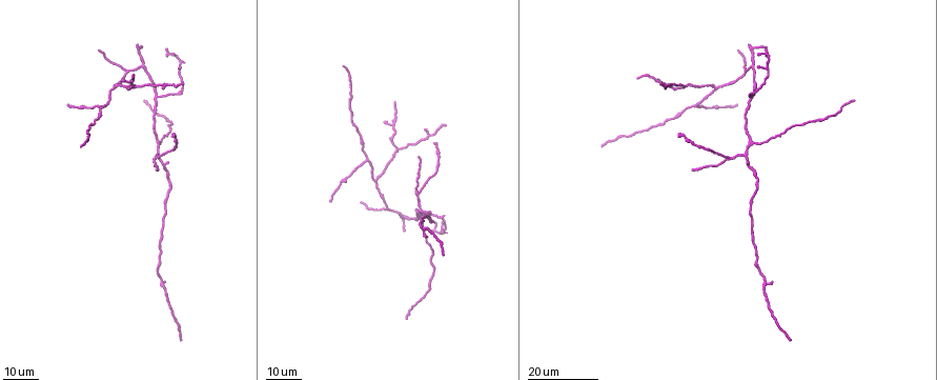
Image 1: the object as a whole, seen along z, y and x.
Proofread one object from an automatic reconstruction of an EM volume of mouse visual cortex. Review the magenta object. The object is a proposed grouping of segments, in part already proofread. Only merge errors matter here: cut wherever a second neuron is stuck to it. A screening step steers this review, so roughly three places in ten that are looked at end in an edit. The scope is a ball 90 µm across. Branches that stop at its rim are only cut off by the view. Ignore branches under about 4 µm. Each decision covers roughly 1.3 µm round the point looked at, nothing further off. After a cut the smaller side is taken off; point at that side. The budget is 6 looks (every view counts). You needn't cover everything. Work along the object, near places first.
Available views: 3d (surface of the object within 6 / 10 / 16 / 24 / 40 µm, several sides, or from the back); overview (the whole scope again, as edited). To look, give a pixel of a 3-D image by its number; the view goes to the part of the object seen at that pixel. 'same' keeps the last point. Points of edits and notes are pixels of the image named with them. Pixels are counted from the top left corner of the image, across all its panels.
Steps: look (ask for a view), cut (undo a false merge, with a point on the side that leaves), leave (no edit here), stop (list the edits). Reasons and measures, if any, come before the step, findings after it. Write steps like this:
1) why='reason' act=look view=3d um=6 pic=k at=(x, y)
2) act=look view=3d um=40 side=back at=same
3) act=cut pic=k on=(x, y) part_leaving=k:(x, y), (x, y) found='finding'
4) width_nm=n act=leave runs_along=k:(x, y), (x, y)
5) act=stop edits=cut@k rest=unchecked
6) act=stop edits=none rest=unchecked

why='arms part here' act=look view=3d um=16 pic=1 at=(718, 88)

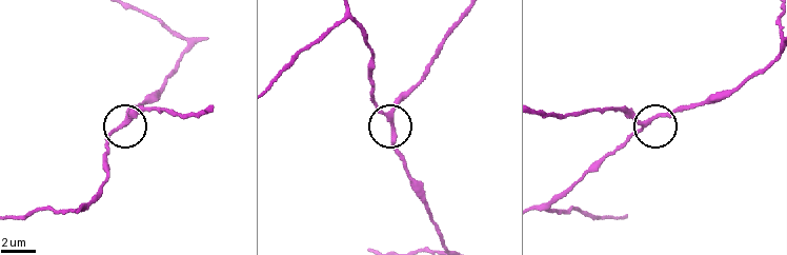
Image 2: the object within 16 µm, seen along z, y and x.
act=look view=3d um=10 pic=2 at=(644, 123)

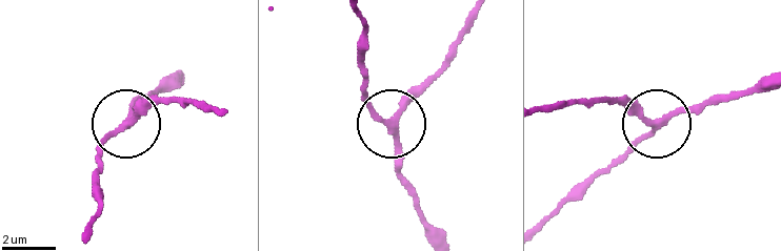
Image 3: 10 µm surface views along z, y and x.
side_arm_um=29 act=leave runs_along=3:(766, 79), (746, 95), (685, 106), (658, 124), (613, 100) found='continuous, no second neuron'

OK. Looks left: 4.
why='arms part here' act=look view=3d um=16 pic=1 at=(745, 70)

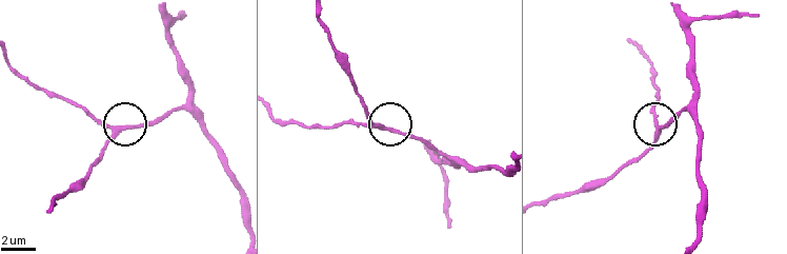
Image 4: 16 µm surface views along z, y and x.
act=look view=3d um=10 pic=4 at=(115, 135)

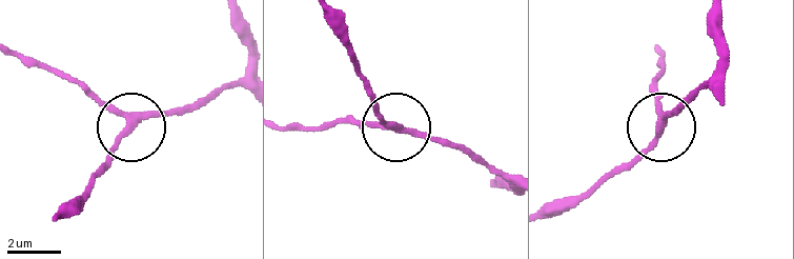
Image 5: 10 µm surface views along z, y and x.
side_arm_um=11 arms=3 act=leave found='one neuron here'

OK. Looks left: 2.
why='three-way junction' act=look view=3d um=24 pic=1 at=(158, 97)

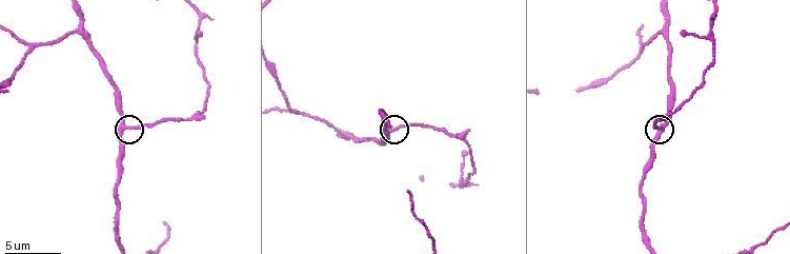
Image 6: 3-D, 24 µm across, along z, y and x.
act=look view=3d um=10 pic=6 at=(128, 128)

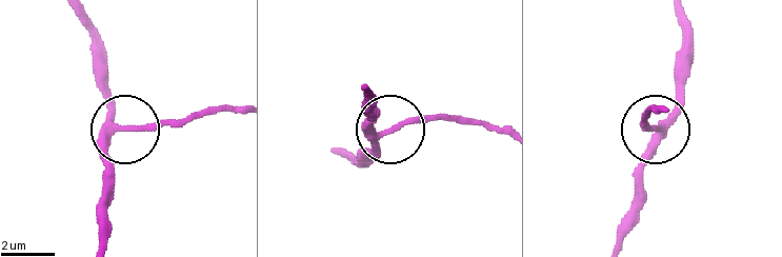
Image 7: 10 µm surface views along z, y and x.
arms=3 act=leave runs_along=7:(101, 244), (101, 156), (111, 135), (187, 122) found='continuous, no second neuron'

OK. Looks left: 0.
act=stop edits=none rest=unchecked

